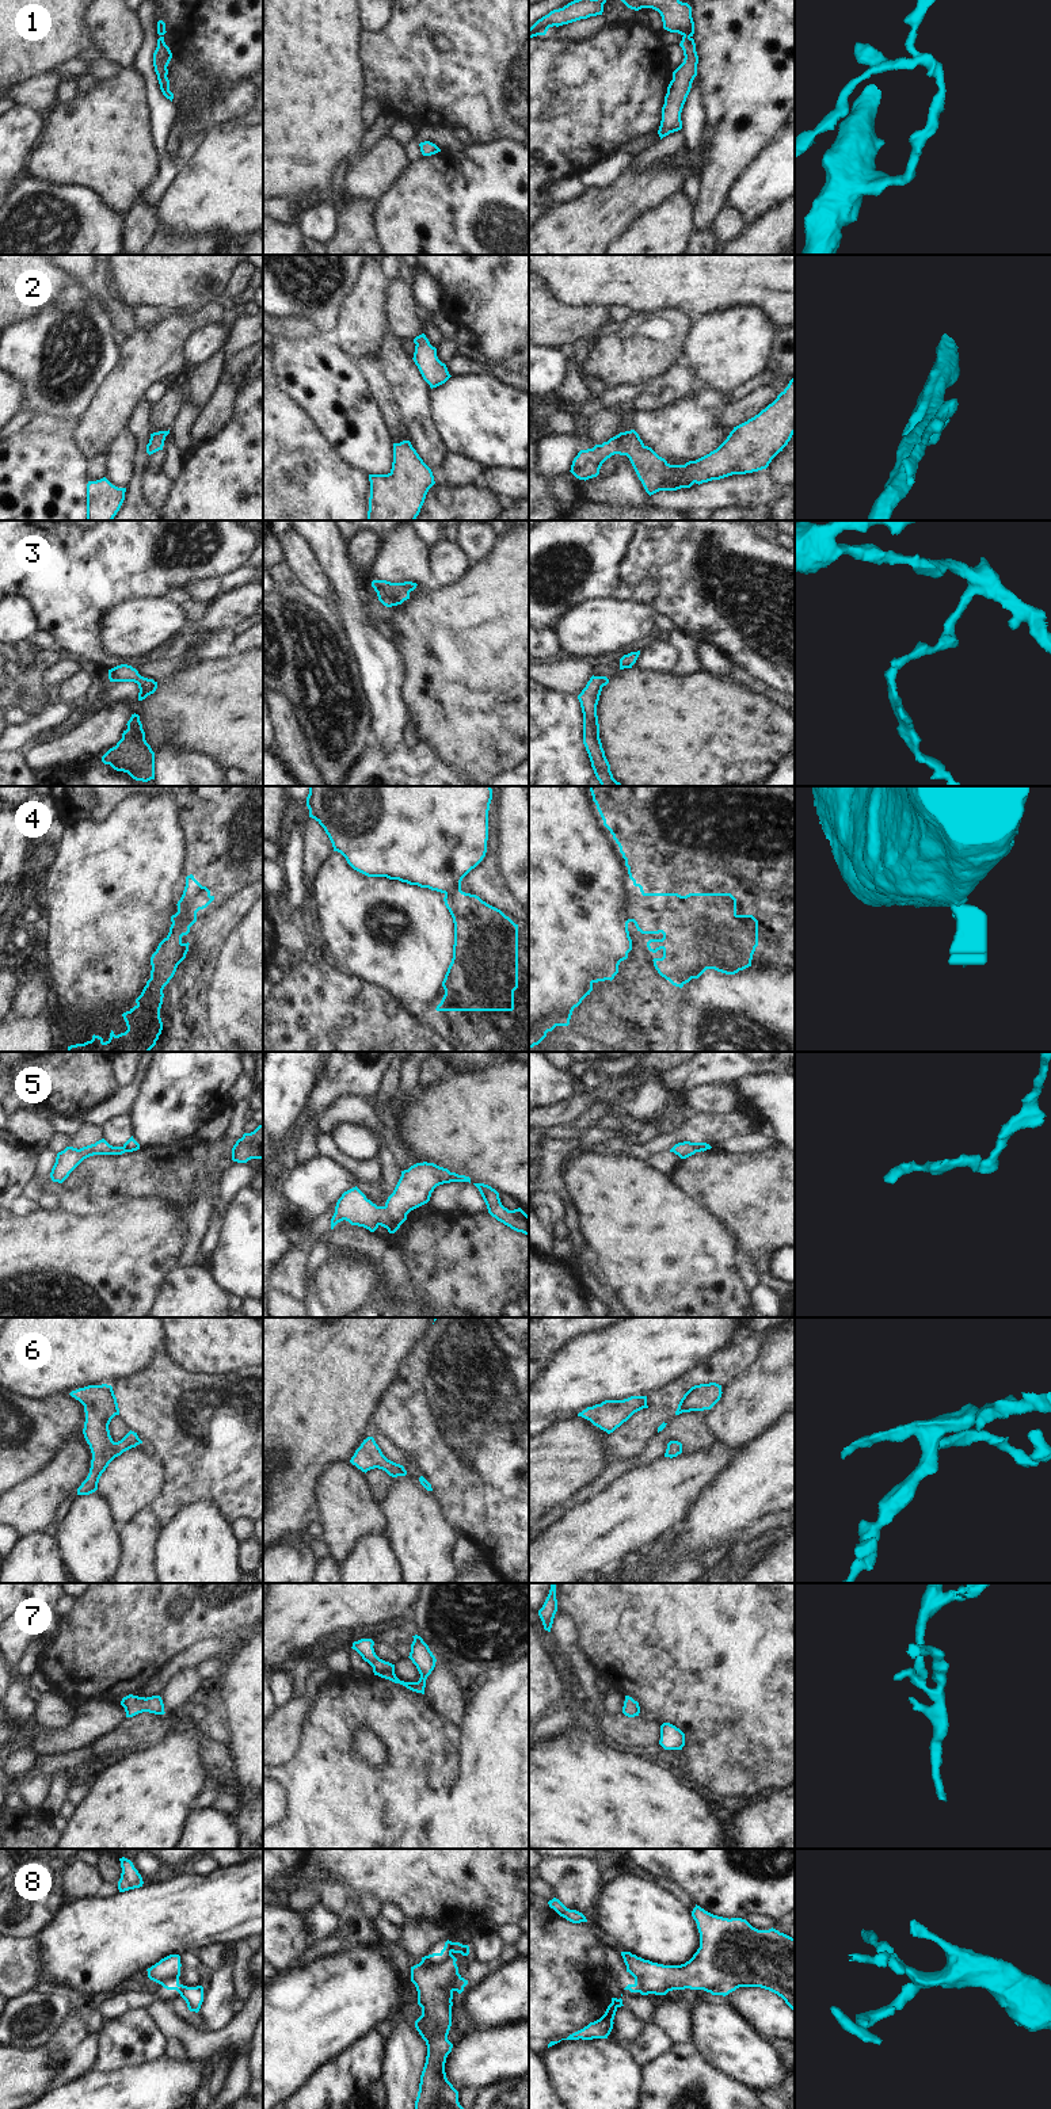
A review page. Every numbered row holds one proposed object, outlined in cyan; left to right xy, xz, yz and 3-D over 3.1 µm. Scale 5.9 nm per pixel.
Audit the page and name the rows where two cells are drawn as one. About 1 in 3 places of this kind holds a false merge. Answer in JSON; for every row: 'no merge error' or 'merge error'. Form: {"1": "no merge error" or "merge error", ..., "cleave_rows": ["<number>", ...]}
{"1": "no merge error", "2": "no merge error", "3": "no merge error", "4": "merge error", "5": "no merge error", "6": "no merge error", "7": "no merge error", "8": "no merge error", "cleave_rows": ["4"]}

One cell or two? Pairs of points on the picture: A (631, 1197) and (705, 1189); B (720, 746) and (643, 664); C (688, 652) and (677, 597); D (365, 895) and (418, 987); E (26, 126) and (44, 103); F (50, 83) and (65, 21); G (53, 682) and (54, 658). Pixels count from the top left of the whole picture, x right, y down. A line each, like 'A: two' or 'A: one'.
A: two
B: two
C: two
D: one
E: two
F: two
G: two

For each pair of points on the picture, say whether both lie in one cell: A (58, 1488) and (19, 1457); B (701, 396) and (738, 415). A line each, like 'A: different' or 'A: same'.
A: different
B: different

